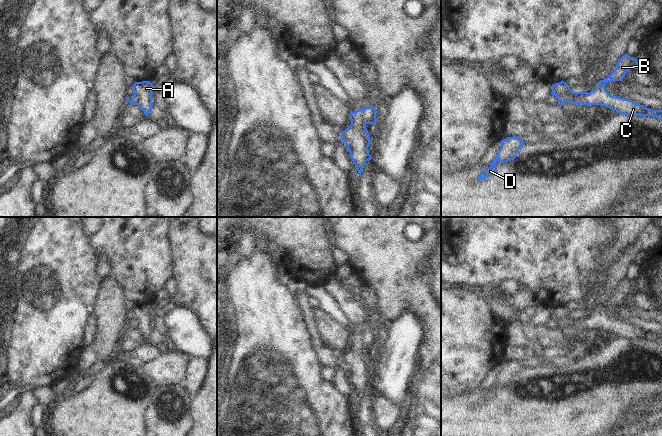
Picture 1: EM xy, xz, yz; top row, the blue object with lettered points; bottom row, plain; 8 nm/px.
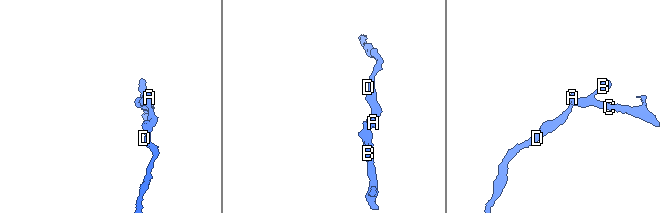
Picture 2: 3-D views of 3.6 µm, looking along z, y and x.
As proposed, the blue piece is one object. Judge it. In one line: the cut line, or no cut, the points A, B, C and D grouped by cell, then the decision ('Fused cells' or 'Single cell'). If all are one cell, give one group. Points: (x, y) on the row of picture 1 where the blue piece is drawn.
Split along xz (360, 110), (361, 117), (366, 123). Groups: A D / B C. Fused cells

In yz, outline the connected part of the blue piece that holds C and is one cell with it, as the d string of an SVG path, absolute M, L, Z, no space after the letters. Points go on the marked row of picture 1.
M628 54L623 55L617 62L615 70L605 79L597 83L597 86L590 93L571 91L566 97L558 99L558 105L575 103L577 105L601 105L610 108L623 115L651 116L662 120L662 110L653 110L634 101L610 95L605 84L612 81L623 81L625 74L631 69L638 69L636 58Z

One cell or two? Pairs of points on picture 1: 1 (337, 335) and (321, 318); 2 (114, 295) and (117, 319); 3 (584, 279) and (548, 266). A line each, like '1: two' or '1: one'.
1: one
2: one
3: one

